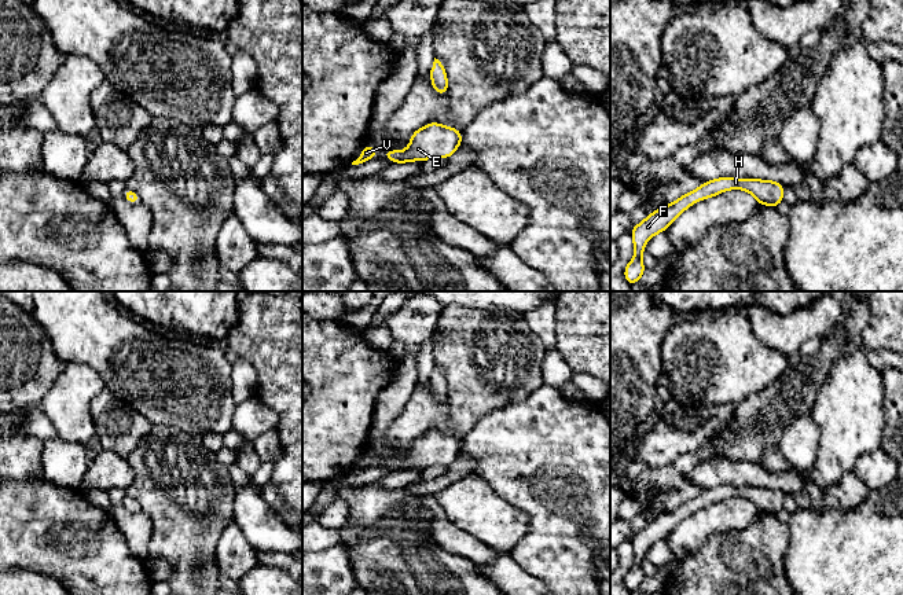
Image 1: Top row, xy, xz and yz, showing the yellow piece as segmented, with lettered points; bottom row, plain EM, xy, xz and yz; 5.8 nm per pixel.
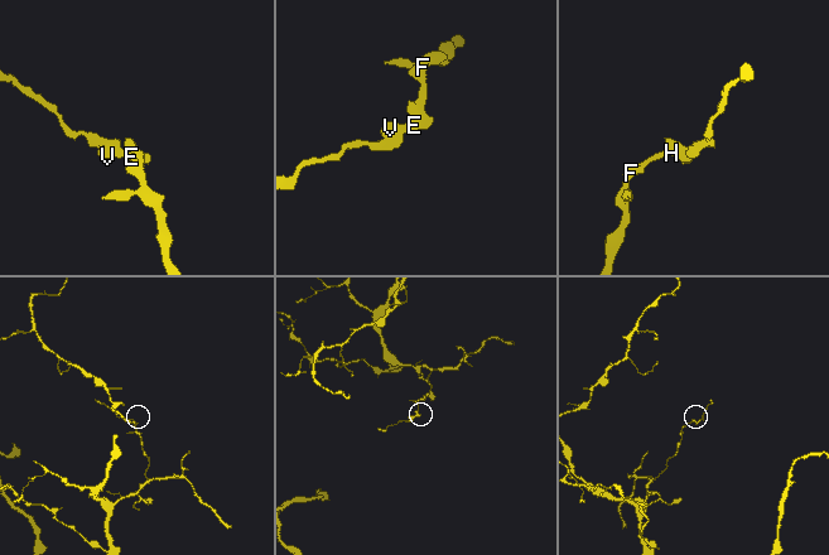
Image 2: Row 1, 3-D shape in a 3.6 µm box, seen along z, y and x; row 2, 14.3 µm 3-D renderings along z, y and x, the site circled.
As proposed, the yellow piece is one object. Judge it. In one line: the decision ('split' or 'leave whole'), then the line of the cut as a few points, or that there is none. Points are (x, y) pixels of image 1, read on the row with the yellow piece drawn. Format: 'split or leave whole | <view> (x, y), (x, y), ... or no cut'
leave whole | no cut

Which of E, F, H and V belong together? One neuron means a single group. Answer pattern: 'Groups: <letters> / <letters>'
Groups: E F H V

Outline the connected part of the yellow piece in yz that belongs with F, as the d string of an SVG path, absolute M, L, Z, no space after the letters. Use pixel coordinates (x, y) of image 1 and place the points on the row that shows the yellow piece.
M717 177L712 181L704 181L697 190L684 194L673 203L651 212L642 223L631 229L635 256L624 269L627 283L632 286L642 278L646 269L642 262L642 254L650 238L667 231L678 216L693 203L719 195L726 190L745 190L755 197L759 205L777 207L783 201L785 187L772 180Z

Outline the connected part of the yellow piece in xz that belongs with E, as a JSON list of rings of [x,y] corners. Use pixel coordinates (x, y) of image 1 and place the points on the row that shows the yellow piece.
[[[430,122],[411,135],[411,142],[404,151],[388,150],[383,157],[396,164],[427,161],[434,157],[448,159],[460,143],[460,131],[438,122]]]

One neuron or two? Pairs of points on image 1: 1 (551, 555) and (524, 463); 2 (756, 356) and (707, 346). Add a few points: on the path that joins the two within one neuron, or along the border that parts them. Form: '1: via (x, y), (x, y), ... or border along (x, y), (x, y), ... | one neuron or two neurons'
1: via (551, 531), (549, 498), (542, 491), (542, 481) | one neuron
2: via (744, 356), (719, 356) | one neuron

